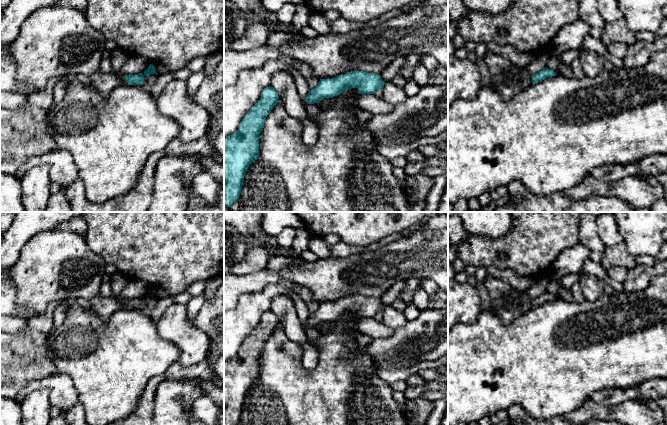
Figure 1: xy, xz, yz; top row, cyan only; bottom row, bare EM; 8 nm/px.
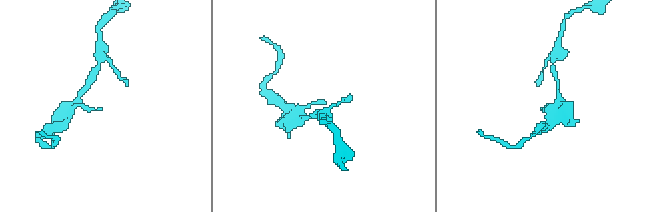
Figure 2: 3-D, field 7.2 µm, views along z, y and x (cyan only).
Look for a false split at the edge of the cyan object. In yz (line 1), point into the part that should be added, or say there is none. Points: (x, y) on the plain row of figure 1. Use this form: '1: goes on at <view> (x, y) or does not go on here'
1: does not go on here

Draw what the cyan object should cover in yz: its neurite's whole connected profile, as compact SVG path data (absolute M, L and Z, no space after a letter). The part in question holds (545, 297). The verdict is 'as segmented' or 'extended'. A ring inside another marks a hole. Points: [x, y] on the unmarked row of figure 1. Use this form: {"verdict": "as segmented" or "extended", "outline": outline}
{"verdict": "as segmented", "outline": "M545 292L542 295L532 299L532 306L533 307L538 307L546 302L552 301L557 299L556 296L554 296L553 294L549 293L549 292Z"}

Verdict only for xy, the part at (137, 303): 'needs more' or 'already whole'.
already whole

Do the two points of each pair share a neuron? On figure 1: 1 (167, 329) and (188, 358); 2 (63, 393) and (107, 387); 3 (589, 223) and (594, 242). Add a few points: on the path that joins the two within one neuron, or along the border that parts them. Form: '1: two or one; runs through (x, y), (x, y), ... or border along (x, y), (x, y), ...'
1: one; runs through (175, 335), (188, 350)
2: two; border along (61, 373), (65, 373), (71, 379), (78, 401)
3: one; runs through (589, 228), (589, 237)

